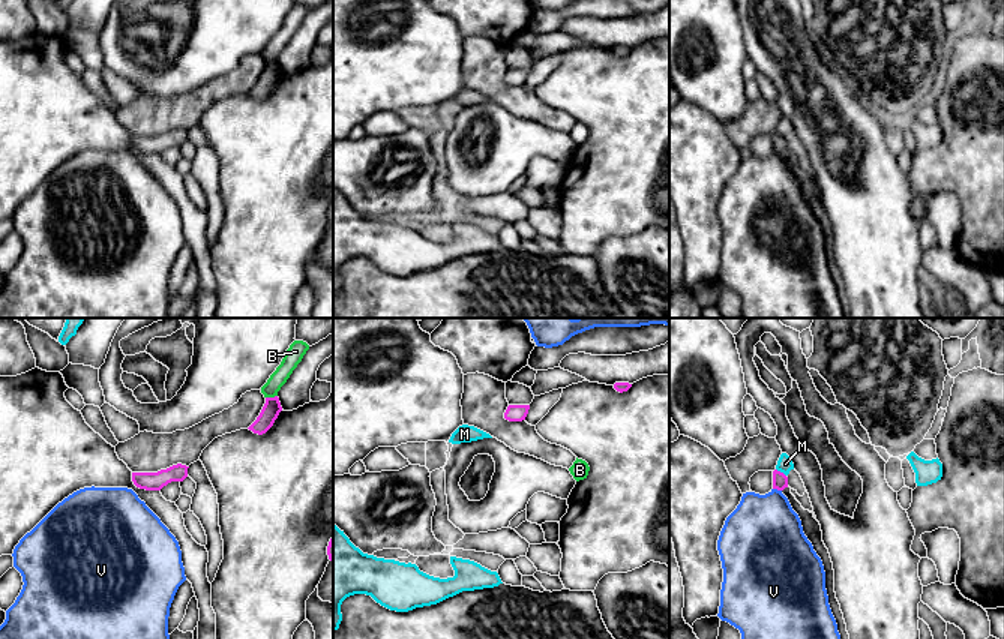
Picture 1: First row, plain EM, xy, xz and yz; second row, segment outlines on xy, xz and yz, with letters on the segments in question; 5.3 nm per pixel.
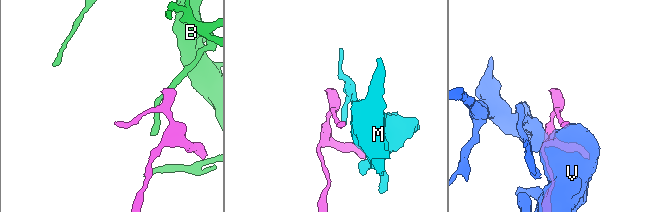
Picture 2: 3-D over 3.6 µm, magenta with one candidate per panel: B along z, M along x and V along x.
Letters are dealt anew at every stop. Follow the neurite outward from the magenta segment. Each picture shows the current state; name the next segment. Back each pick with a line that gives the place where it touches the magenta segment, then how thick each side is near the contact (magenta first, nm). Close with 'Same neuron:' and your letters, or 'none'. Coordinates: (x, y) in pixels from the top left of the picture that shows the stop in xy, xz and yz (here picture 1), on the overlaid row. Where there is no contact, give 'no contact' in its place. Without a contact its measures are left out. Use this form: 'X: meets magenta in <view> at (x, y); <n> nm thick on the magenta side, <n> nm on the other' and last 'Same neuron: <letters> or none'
Same neuron: none

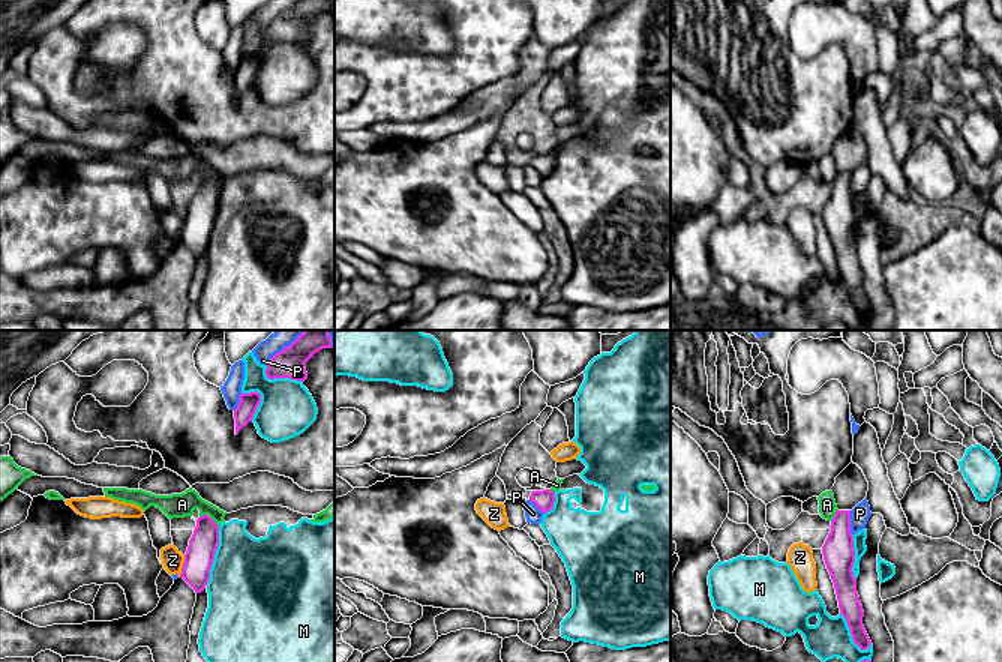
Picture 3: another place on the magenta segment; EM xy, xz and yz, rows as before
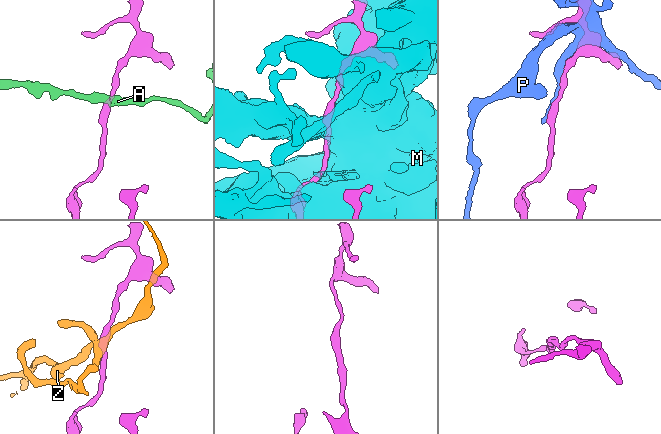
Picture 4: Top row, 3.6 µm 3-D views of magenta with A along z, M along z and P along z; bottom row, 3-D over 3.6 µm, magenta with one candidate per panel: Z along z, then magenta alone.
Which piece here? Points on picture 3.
Same neuron: none

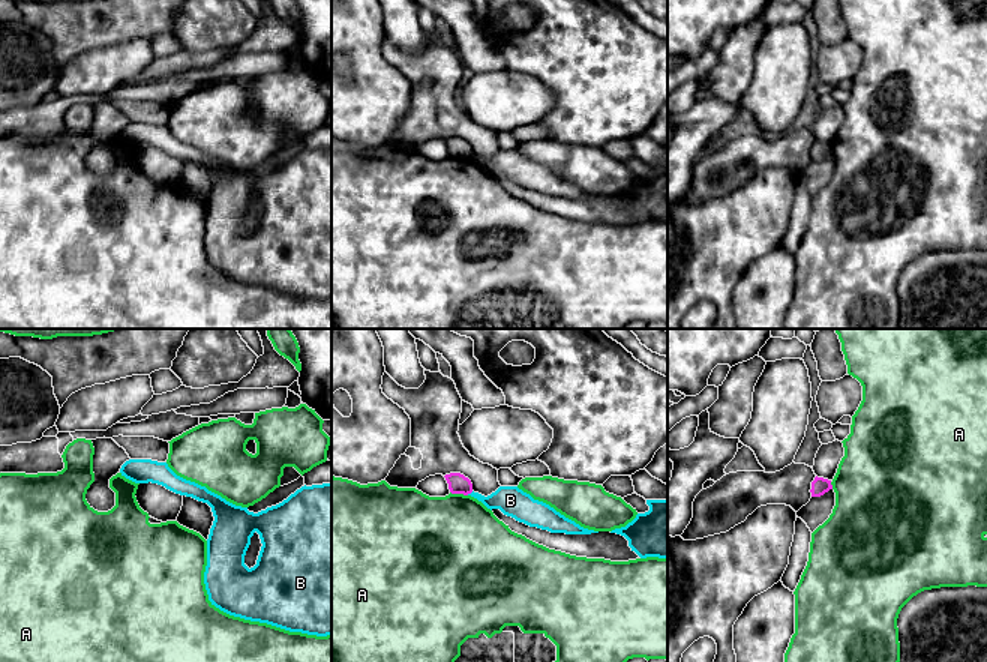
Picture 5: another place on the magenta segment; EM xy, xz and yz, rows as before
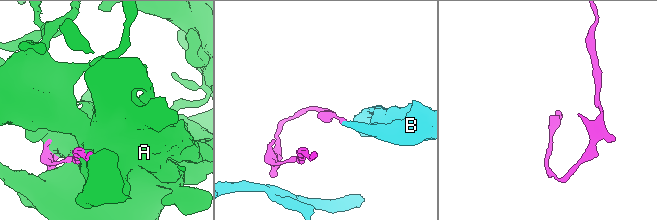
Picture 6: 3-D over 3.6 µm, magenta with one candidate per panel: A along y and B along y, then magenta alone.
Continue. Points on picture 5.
Same neuron: none

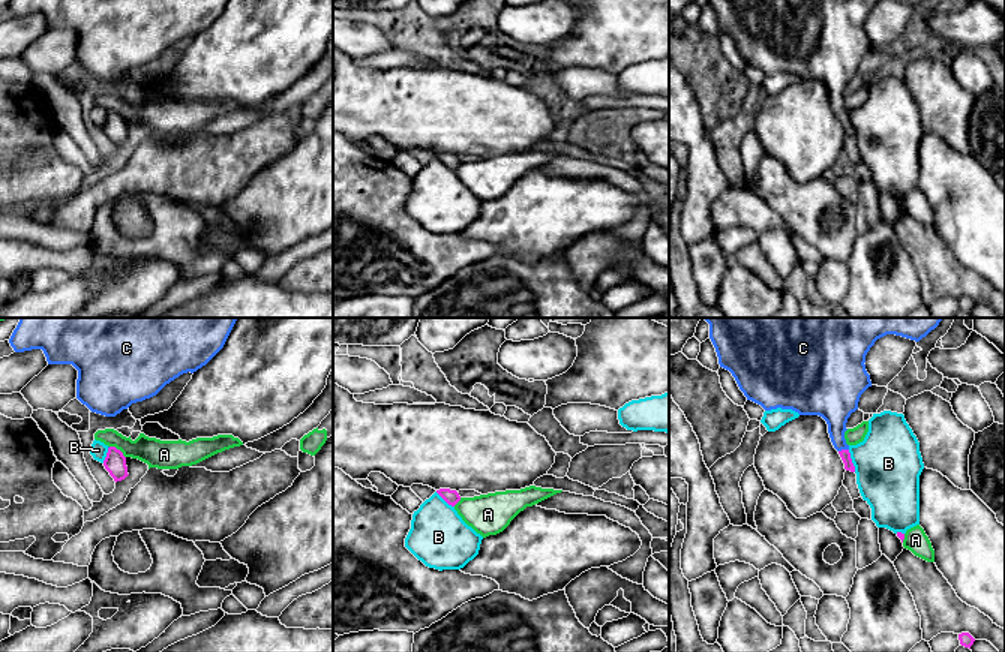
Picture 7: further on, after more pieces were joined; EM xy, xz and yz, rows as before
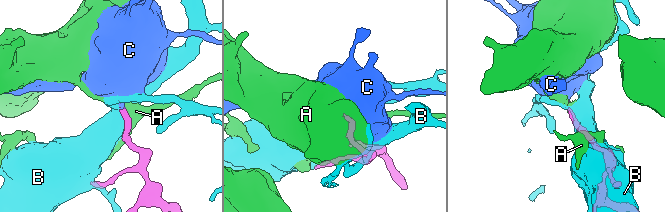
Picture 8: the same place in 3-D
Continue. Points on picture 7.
C: meets magenta in yz at (843, 450); 60 nm thick on the magenta side, 190 nm on the other
Same neuron: C

